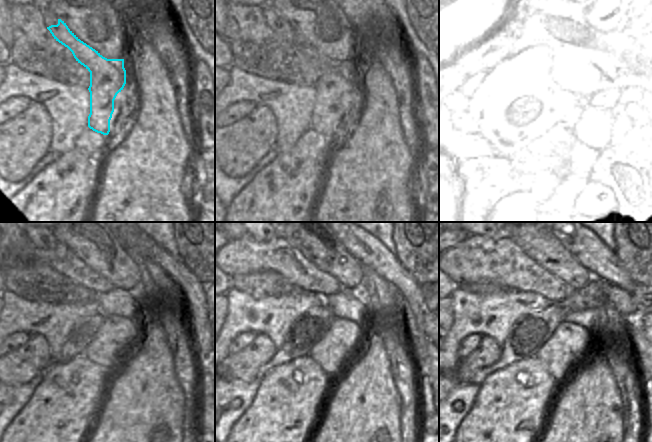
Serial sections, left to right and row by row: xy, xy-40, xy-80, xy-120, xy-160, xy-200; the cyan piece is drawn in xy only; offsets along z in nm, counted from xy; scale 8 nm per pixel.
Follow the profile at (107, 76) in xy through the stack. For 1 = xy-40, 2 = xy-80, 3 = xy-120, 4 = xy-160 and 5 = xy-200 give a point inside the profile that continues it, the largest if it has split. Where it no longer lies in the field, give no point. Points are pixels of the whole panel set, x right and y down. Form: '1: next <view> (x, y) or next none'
1: next xy-40 (331, 88)
2: next xy-80 (559, 102)
3: next xy-120 (116, 332)
4: next xy-160 (331, 352)
5: next xy-200 (569, 342)

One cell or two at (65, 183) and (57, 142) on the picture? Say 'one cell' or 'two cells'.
two cells

